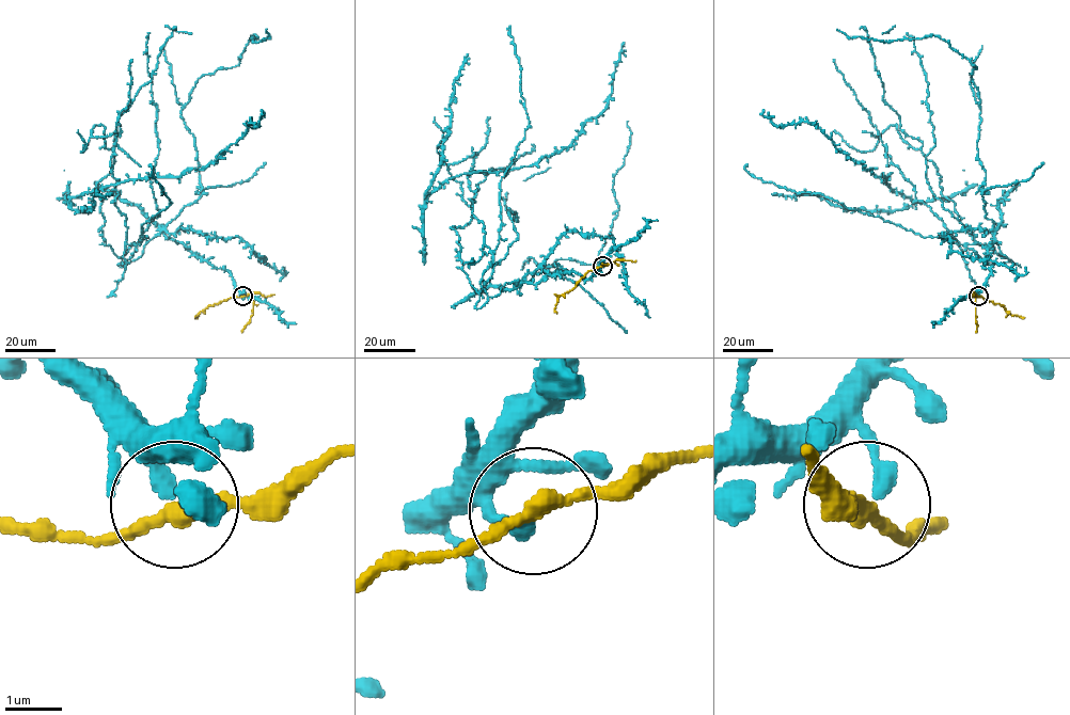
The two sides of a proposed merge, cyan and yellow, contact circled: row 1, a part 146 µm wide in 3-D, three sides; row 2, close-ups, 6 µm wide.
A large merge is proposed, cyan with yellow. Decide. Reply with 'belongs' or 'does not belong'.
does not belong

